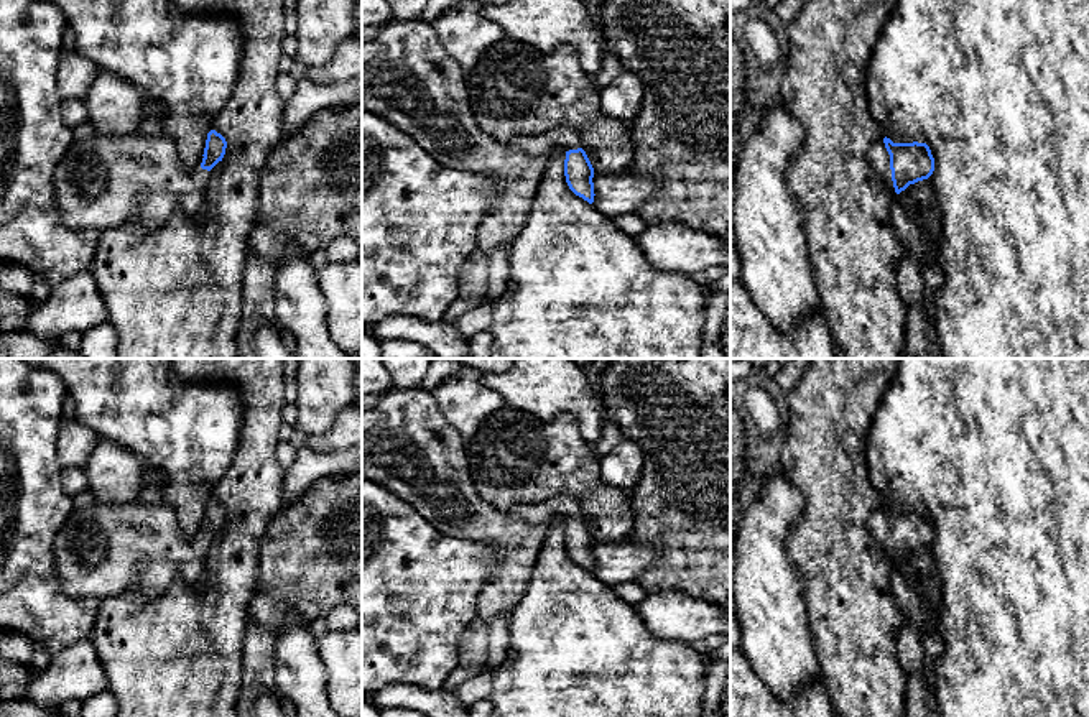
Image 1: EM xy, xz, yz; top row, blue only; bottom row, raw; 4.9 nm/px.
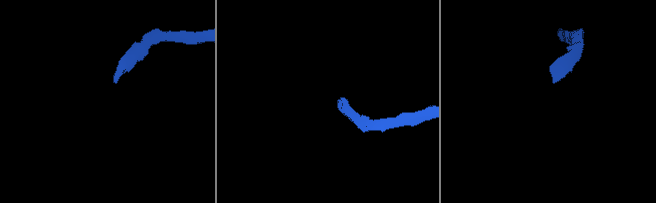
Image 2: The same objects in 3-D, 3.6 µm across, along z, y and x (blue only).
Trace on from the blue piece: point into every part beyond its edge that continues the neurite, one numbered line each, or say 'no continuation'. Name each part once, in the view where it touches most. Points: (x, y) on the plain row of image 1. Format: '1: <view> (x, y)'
1: yz (879, 525)

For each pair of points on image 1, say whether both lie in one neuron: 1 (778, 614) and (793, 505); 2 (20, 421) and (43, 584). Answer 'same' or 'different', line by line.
1: same
2: same

